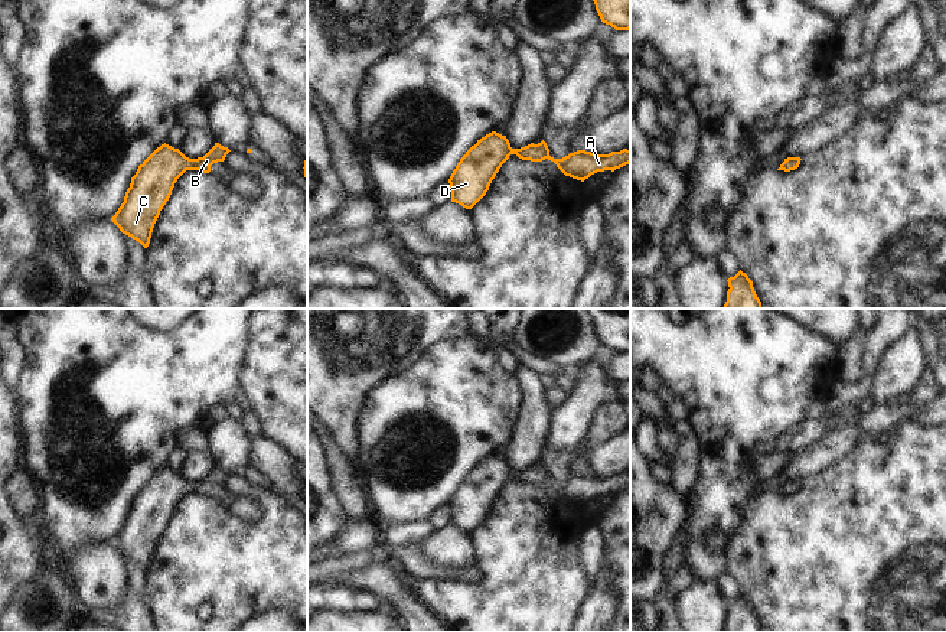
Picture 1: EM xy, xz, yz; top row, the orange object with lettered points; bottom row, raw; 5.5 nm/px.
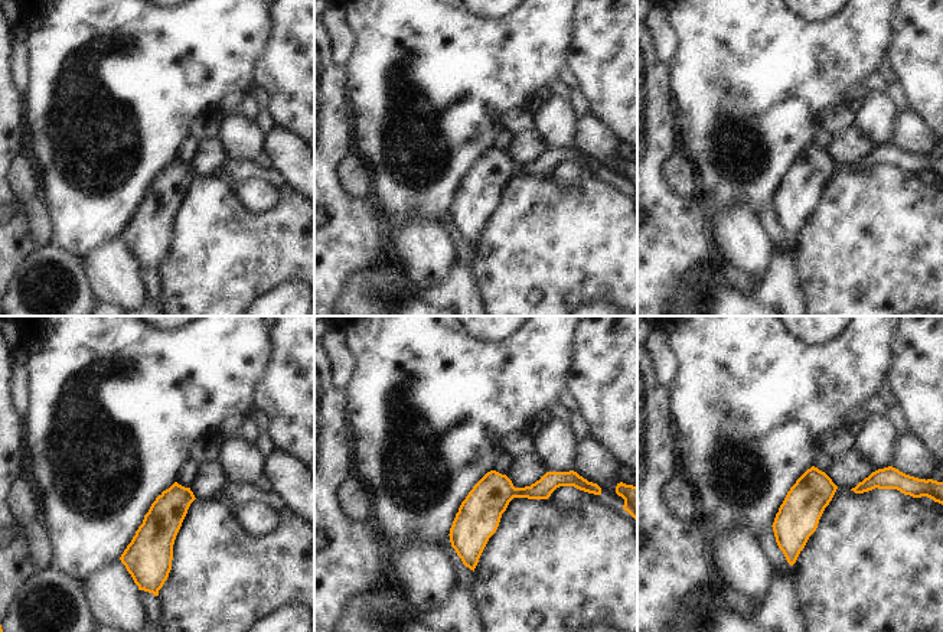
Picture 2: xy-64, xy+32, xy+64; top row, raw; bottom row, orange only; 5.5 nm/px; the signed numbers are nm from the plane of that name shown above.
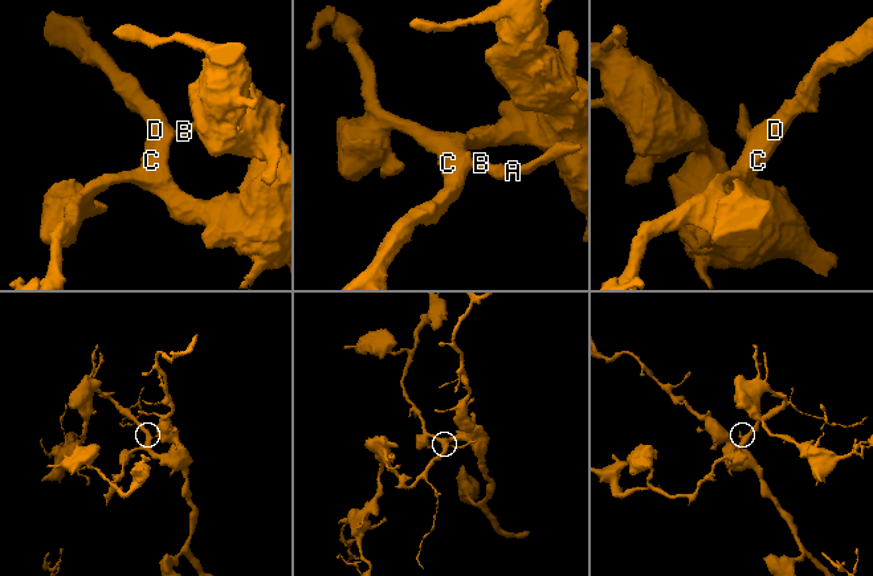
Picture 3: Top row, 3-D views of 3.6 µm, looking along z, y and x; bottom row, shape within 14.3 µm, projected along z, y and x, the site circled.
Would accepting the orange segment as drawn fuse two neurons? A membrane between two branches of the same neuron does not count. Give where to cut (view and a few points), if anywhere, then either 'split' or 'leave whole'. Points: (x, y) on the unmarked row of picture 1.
cut none; leave whole

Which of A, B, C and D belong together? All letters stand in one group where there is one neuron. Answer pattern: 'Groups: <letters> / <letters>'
Groups: A B C D

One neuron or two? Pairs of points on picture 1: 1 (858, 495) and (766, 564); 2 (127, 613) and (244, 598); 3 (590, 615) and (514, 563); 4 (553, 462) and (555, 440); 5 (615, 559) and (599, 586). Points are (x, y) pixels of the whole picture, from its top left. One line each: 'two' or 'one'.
1: one
2: two
3: two
4: two
5: two

